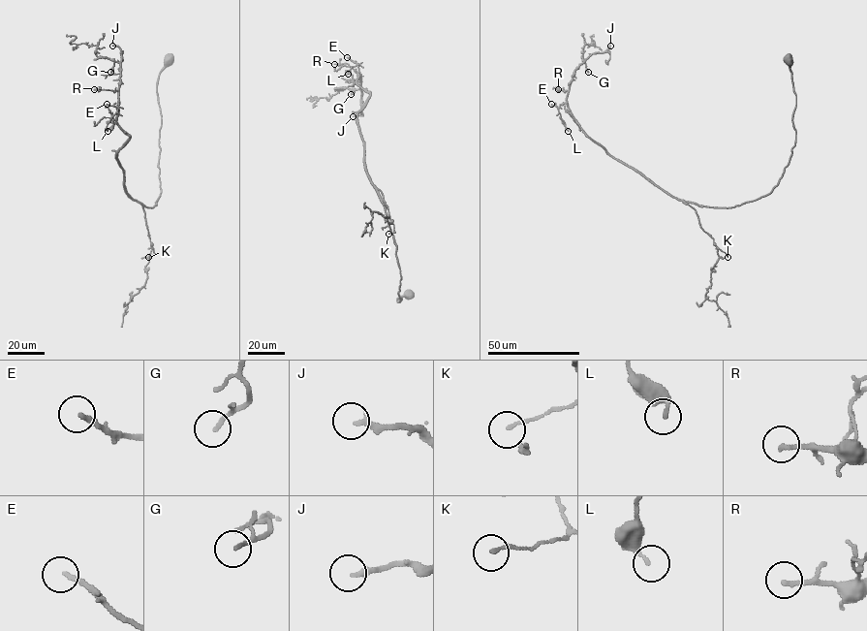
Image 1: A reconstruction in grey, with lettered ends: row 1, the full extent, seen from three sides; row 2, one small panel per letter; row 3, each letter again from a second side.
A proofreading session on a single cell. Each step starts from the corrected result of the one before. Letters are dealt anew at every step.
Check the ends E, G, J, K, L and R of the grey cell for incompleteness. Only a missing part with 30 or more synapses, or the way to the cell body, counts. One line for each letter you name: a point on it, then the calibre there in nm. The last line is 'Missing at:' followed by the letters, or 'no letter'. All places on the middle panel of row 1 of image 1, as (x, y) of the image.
J: Place: (353, 116). Thickness 220 nm
R: Place: (334, 64). Thickness 190 nm
Missing at: J, R

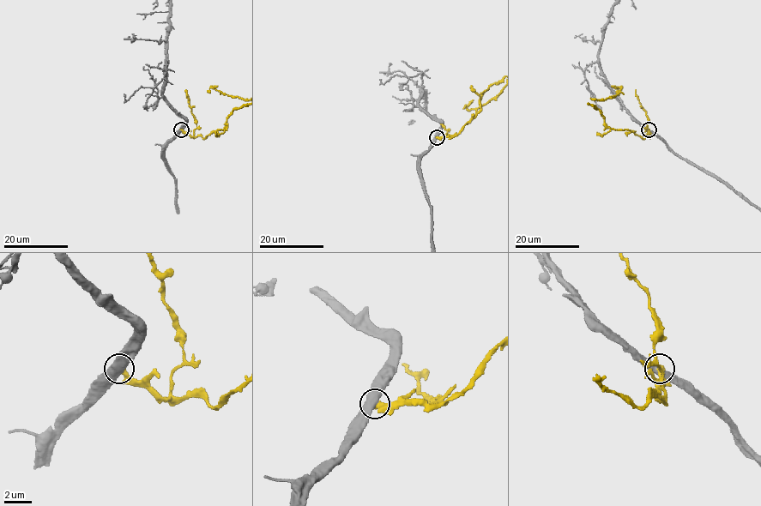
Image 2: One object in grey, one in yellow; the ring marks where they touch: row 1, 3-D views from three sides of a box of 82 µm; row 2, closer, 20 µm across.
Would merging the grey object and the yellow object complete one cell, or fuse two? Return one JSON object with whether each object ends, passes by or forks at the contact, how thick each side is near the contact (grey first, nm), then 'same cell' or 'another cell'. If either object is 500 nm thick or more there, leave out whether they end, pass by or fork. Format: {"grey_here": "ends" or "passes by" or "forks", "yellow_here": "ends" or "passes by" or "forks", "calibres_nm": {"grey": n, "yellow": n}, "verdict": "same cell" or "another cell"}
{"calibres_nm": {"grey": 550, "yellow": 440}, "verdict": "another cell"}

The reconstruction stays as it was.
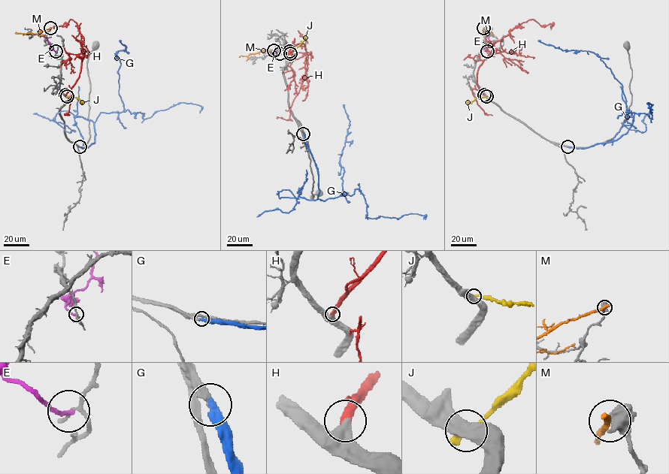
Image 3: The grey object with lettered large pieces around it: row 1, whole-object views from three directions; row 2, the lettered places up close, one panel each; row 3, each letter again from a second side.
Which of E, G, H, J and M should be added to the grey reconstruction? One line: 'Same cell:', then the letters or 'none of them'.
Same cell: G, H

